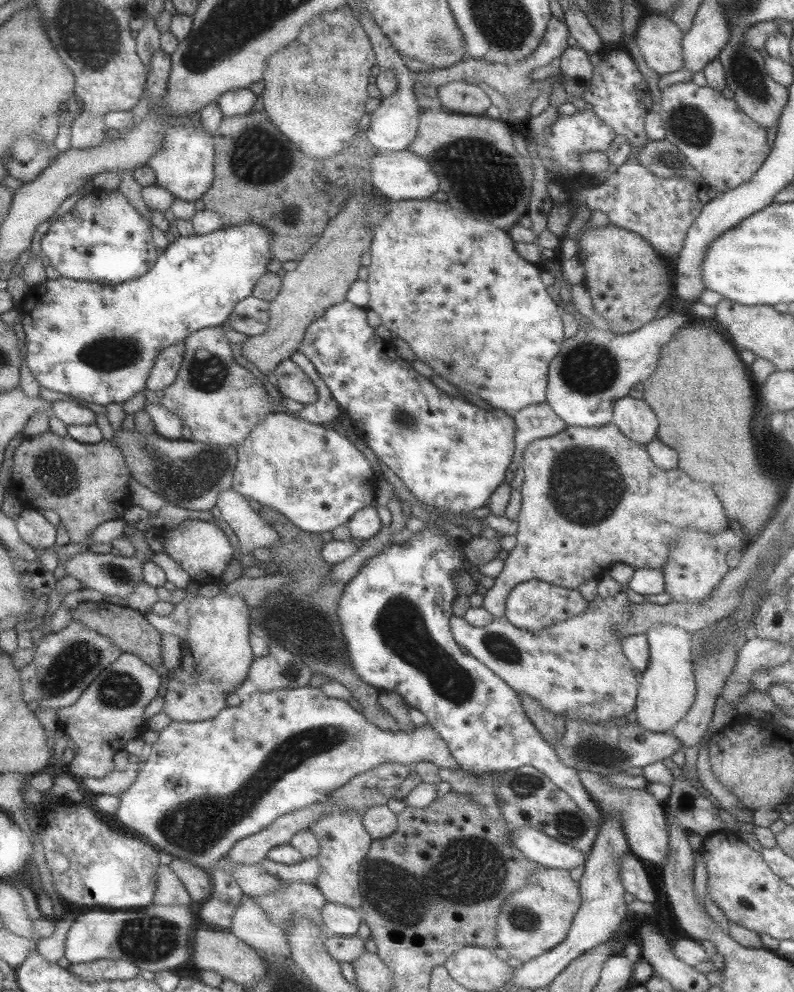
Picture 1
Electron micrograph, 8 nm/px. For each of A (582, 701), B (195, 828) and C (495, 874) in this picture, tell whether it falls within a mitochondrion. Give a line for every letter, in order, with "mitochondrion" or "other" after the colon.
A: other
B: mitochondrion
C: mitochondrion

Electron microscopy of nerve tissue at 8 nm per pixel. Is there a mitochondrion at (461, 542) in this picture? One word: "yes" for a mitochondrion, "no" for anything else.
no

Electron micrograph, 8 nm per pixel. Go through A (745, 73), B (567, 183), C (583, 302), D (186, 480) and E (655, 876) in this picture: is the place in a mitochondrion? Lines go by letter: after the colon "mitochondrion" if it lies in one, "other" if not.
A: mitochondrion
B: other
C: other
D: mitochondrion
E: other

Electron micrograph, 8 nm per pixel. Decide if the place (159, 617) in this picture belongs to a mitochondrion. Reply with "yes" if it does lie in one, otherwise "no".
no

